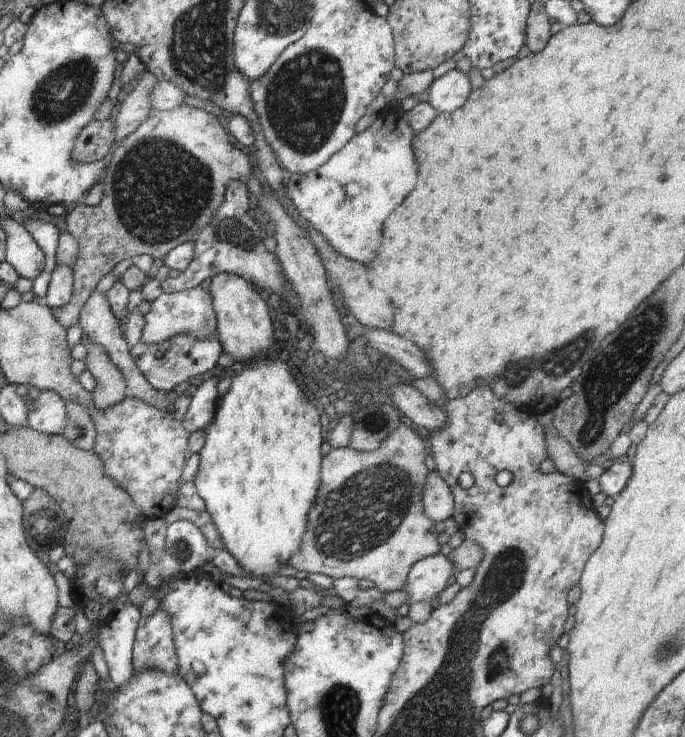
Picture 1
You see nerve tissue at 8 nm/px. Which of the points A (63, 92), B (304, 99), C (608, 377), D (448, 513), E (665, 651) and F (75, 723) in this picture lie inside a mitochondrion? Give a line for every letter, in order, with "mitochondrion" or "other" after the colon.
A: mitochondrion
B: mitochondrion
C: mitochondrion
D: other
E: mitochondrion
F: other

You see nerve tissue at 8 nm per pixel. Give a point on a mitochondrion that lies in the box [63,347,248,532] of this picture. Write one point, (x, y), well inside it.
(79, 432)

